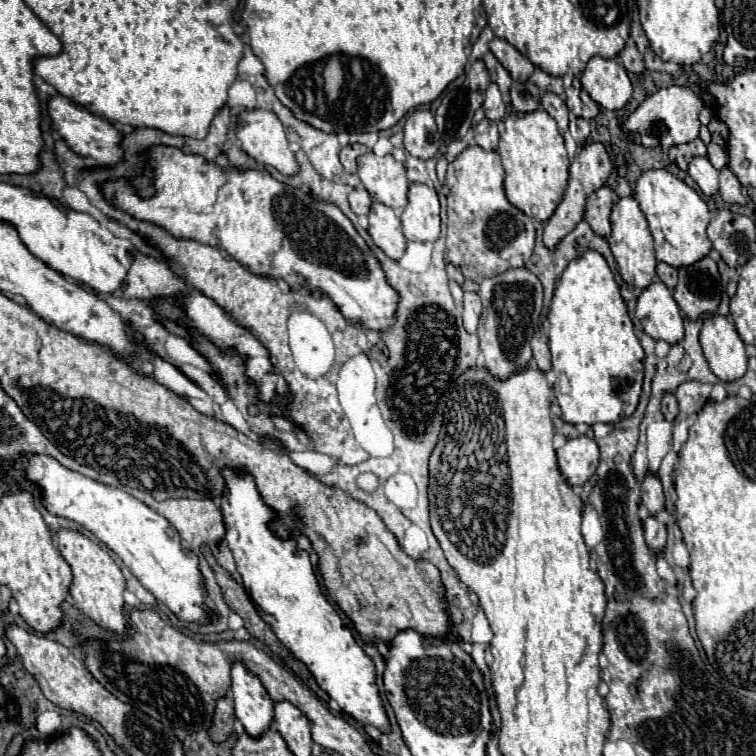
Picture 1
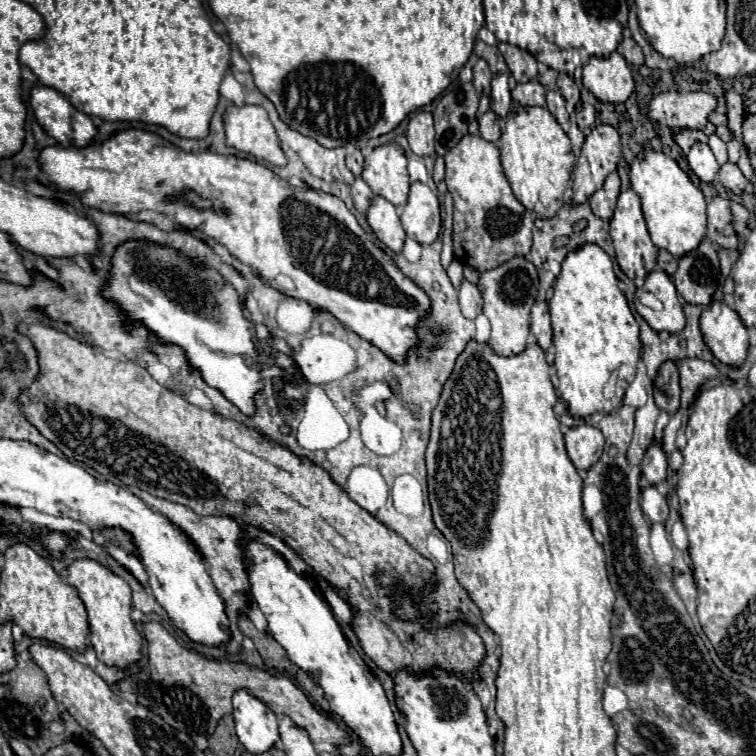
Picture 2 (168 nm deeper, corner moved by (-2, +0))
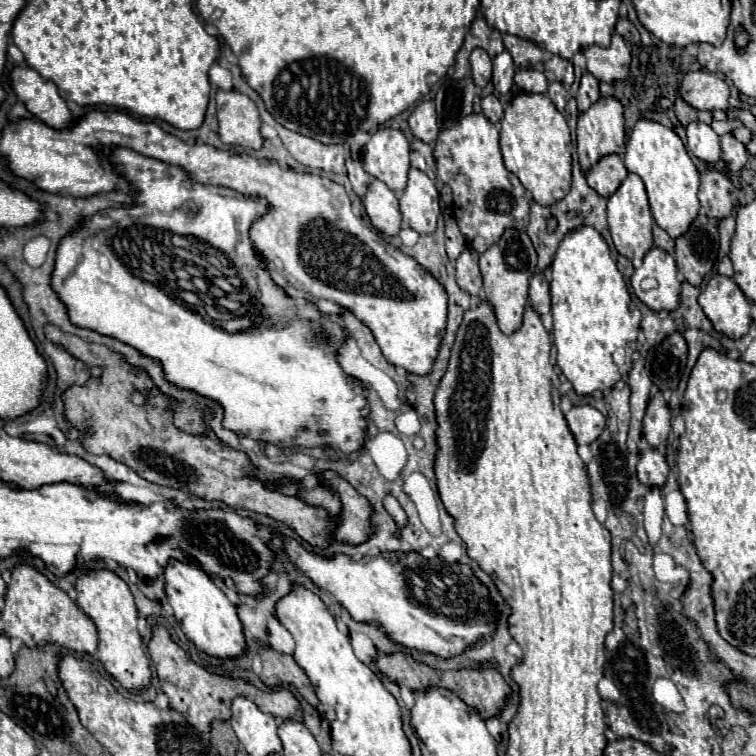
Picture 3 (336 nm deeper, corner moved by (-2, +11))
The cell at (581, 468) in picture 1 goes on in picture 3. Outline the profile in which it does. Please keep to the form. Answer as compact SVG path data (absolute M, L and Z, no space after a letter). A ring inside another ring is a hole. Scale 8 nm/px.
M572 406L566 414L566 420L576 438L576 444L592 444L606 424L602 412L592 406Z

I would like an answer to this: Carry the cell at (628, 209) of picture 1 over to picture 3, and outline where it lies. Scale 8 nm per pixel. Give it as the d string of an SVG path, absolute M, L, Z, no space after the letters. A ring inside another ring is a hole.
M628 174L626 180L620 184L620 188L608 198L608 226L610 226L610 234L612 234L616 250L628 260L640 262L644 254L652 248L654 218L648 206L644 182L638 174Z

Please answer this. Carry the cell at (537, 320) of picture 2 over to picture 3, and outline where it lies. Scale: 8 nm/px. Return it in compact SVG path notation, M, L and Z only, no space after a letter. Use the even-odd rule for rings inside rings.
M542 272L530 280L530 306L542 316L550 312L550 284Z

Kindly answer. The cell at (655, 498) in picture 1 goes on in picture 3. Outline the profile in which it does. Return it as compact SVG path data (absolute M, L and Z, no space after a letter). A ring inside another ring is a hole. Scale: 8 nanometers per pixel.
M656 392L646 406L644 414L644 436L650 446L664 448L670 432L670 406L666 404L662 392Z

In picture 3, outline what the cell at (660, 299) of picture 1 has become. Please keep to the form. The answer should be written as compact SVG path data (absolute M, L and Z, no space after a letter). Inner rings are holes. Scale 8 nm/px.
M658 246L648 250L648 254L644 256L644 264L634 270L630 282L636 296L654 312L670 312L676 310L680 304L680 280L676 262L666 250ZM644 278L654 278L658 286L654 290L642 290L640 282Z

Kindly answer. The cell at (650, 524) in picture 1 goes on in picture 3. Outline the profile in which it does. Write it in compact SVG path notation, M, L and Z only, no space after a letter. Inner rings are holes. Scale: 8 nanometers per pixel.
M646 448L638 462L638 480L646 486L662 486L668 476L666 456L658 448Z

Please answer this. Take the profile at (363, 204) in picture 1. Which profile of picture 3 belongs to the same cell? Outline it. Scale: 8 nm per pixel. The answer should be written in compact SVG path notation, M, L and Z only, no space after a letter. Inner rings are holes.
M348 158L346 160L346 168L348 168L348 178L350 178L350 184L352 184L352 190L358 196L364 196L368 184L372 182L372 176L364 172L360 160L356 160L356 158Z

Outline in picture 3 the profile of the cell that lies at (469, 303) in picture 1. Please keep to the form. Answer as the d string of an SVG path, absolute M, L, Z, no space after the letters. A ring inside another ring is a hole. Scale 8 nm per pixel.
M466 248L456 258L456 282L468 294L482 294L482 274L478 268L478 252Z

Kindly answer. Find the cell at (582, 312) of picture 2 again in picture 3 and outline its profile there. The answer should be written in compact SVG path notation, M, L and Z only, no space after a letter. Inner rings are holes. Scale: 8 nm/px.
M580 226L564 236L552 262L550 292L558 368L580 396L606 392L632 368L630 344L640 330L640 310L630 300L626 282L596 228Z

